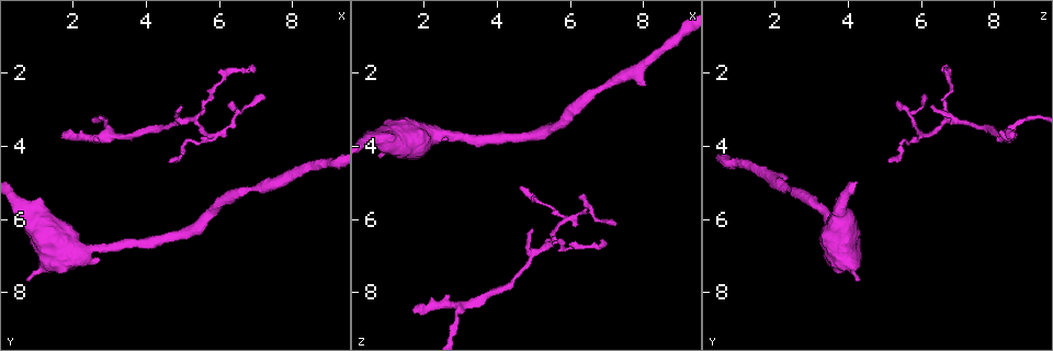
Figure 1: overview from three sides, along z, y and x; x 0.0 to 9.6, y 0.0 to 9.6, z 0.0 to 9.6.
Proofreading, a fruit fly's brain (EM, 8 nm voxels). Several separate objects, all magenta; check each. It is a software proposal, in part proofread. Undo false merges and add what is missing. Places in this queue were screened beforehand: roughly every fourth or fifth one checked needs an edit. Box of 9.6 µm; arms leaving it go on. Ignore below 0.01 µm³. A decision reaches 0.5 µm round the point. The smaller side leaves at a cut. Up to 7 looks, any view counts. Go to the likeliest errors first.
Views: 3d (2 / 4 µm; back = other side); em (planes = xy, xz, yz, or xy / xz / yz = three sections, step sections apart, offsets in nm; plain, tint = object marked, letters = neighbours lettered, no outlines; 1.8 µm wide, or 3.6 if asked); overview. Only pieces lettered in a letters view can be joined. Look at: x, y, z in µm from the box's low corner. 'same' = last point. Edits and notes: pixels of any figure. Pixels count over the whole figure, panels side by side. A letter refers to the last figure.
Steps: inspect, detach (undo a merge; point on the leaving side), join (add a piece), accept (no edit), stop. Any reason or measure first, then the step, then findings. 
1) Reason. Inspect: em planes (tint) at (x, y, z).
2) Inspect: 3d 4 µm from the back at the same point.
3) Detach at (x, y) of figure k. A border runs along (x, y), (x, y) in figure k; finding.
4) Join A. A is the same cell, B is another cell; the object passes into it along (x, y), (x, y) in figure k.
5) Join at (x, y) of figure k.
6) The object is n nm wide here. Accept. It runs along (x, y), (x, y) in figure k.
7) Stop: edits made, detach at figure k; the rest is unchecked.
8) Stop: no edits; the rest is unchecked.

An open end. Inspect: em xy step 16 (tint) at (1.65, 3.60, 8.60).

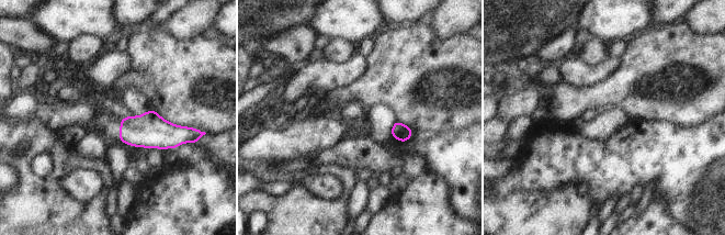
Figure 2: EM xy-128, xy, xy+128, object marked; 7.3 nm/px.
Inspect: em planes (letters) at the same point.

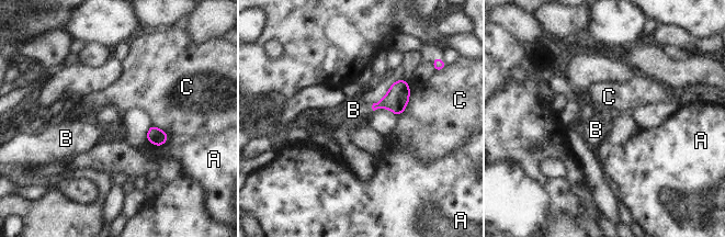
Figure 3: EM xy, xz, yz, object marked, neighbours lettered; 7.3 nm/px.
Join B. B is the same cell, A and C are other cells; the object passes into it along (396, 100), (372, 108), (353, 110) in figure 3; it goes on there.

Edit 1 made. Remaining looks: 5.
Inspect: overview.

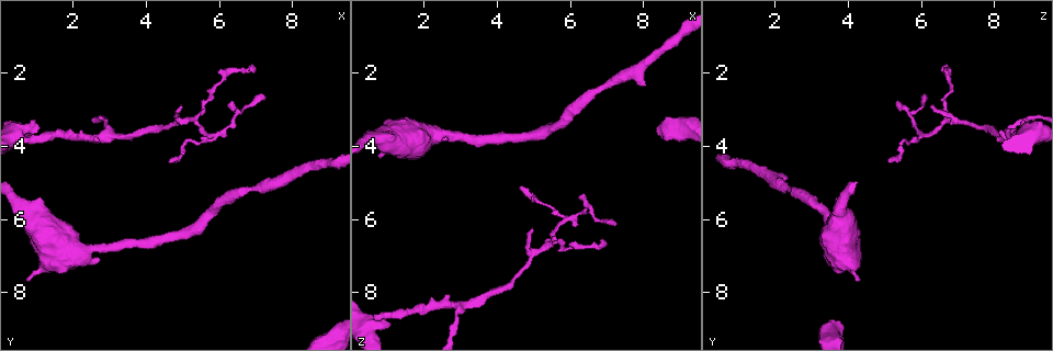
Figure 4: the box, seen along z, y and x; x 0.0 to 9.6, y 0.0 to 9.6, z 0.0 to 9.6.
Thin end. Inspect: em 3.6 µm planes (letters) at (0.75, 7.65, 4.30).

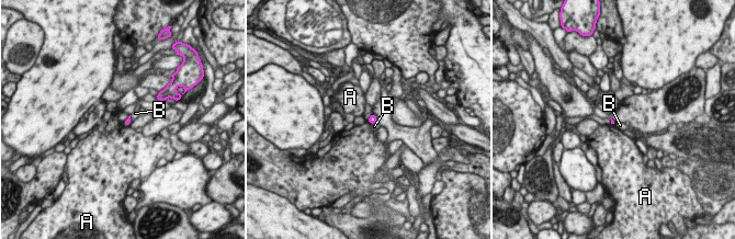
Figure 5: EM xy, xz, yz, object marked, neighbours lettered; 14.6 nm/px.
Accept. A and B are other cells; a border runs along (129, 115), (131, 121) in figure 5; none of them fits.

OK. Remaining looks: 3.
Free end. Inspect: em planes (letters) at (6.25, 2.70, 5.40).

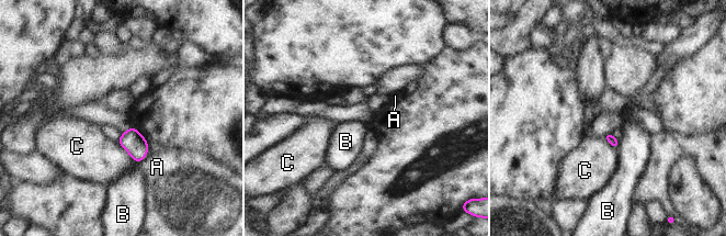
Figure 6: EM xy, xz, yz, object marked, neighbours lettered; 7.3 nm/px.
Accept. A, B and C are other cells; a border runs along (116, 142), (137, 164) in figure 6; none of them fits.

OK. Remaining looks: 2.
Stop: edits made, join at figure 3; the rest is unchecked.

